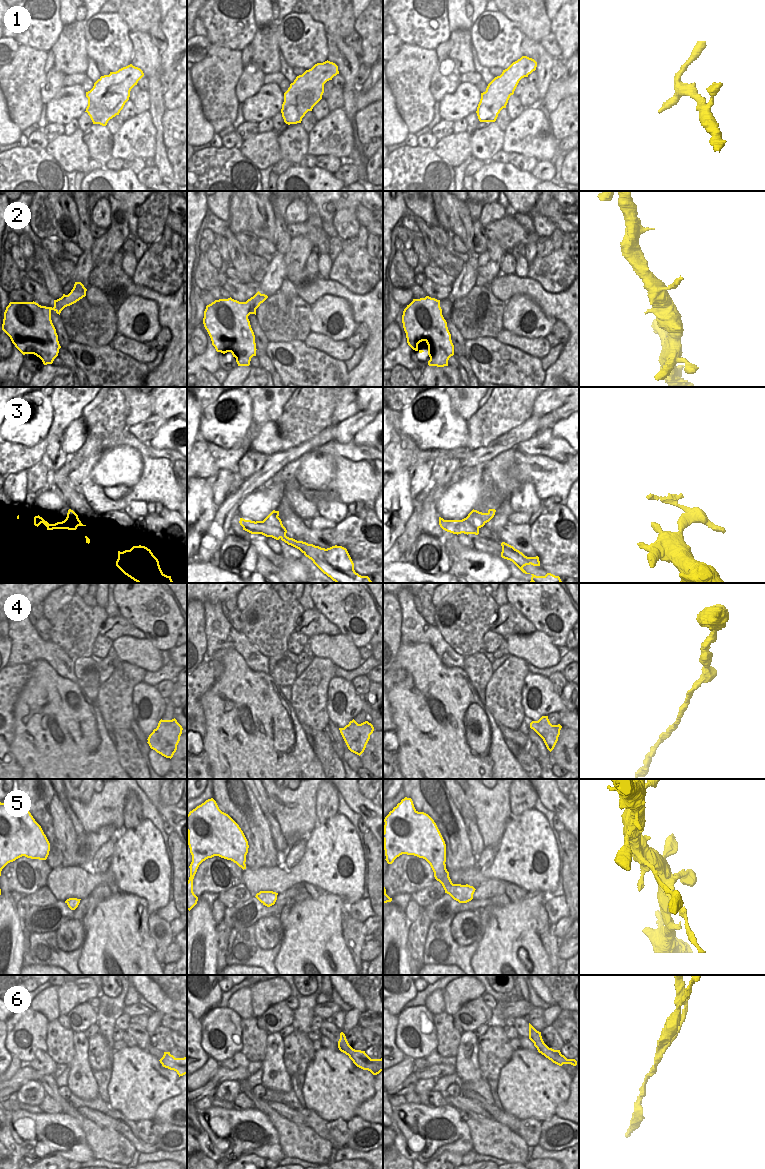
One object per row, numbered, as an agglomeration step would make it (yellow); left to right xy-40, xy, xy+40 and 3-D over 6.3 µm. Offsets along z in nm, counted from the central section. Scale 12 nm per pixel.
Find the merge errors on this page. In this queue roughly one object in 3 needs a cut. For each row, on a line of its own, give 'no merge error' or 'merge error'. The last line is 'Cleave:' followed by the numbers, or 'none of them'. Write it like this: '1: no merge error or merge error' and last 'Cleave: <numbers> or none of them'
1: merge error
2: no merge error
3: no merge error
4: no merge error
5: merge error
6: merge error
Cleave: 1, 5, 6

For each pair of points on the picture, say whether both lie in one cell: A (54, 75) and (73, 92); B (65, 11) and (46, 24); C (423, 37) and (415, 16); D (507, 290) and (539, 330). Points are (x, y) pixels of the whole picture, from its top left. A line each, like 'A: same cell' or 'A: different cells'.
A: different cells
B: different cells
C: same cell
D: different cells

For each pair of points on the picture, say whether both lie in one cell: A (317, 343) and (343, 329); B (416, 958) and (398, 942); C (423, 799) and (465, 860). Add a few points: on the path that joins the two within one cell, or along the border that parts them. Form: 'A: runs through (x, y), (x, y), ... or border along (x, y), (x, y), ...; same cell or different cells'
A: border along (311, 331), (335, 340), (346, 340); different cells
B: border along (408, 927), (407, 949), (409, 964); different cells
C: runs through (437, 814), (445, 834), (455, 845); same cell

